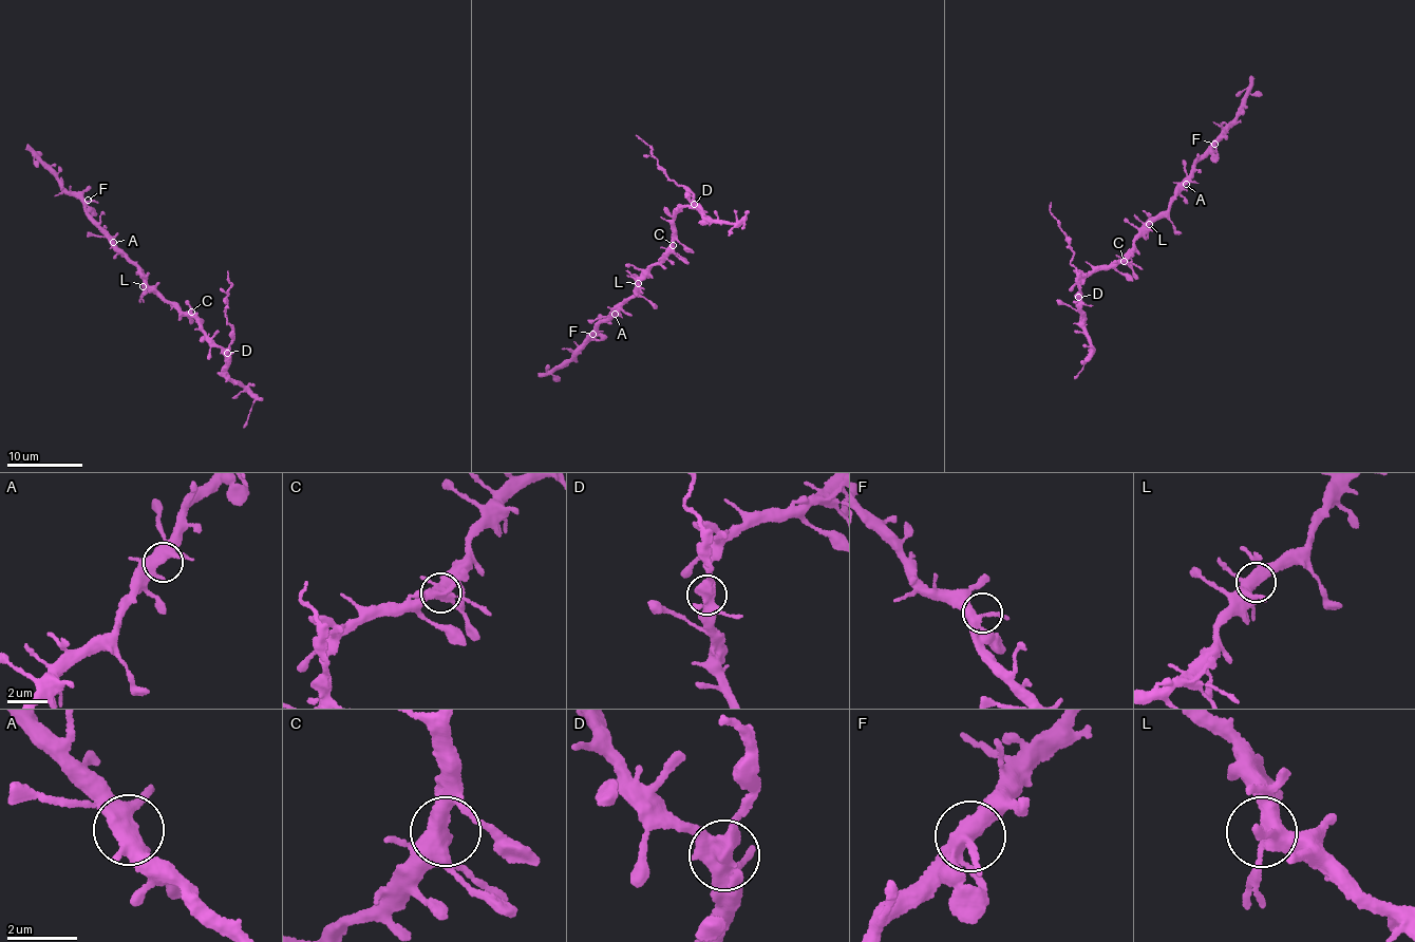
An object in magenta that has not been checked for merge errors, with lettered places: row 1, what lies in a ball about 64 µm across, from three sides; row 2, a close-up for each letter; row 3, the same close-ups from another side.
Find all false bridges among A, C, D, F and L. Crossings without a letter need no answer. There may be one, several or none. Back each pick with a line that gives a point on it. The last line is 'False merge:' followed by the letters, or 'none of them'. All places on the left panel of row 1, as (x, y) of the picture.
D: (227, 353)
False merge: D

